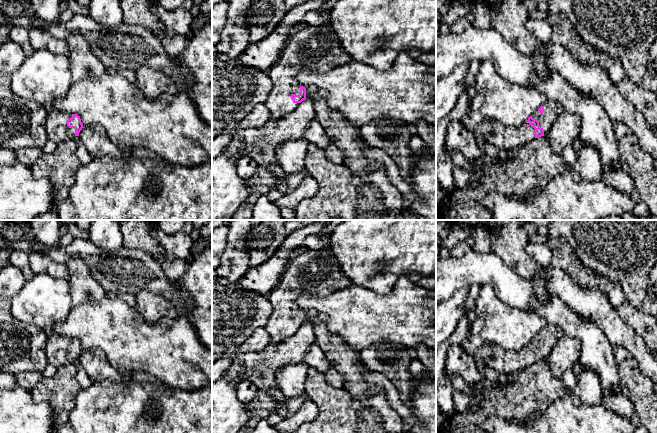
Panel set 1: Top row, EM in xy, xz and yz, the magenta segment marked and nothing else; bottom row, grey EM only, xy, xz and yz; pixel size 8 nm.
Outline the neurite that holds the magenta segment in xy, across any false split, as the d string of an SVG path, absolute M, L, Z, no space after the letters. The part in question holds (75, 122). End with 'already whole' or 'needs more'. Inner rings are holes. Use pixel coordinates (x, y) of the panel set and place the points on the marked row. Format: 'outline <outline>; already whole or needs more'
outline M49 108L47 112L46 132L49 141L56 144L74 140L83 128L77 114L69 114L57 108Z; needs more

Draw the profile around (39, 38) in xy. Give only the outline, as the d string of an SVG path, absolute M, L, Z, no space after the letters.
M33 27L29 29L29 41L34 50L47 50L55 55L69 55L69 48L64 39L54 37L48 30Z

